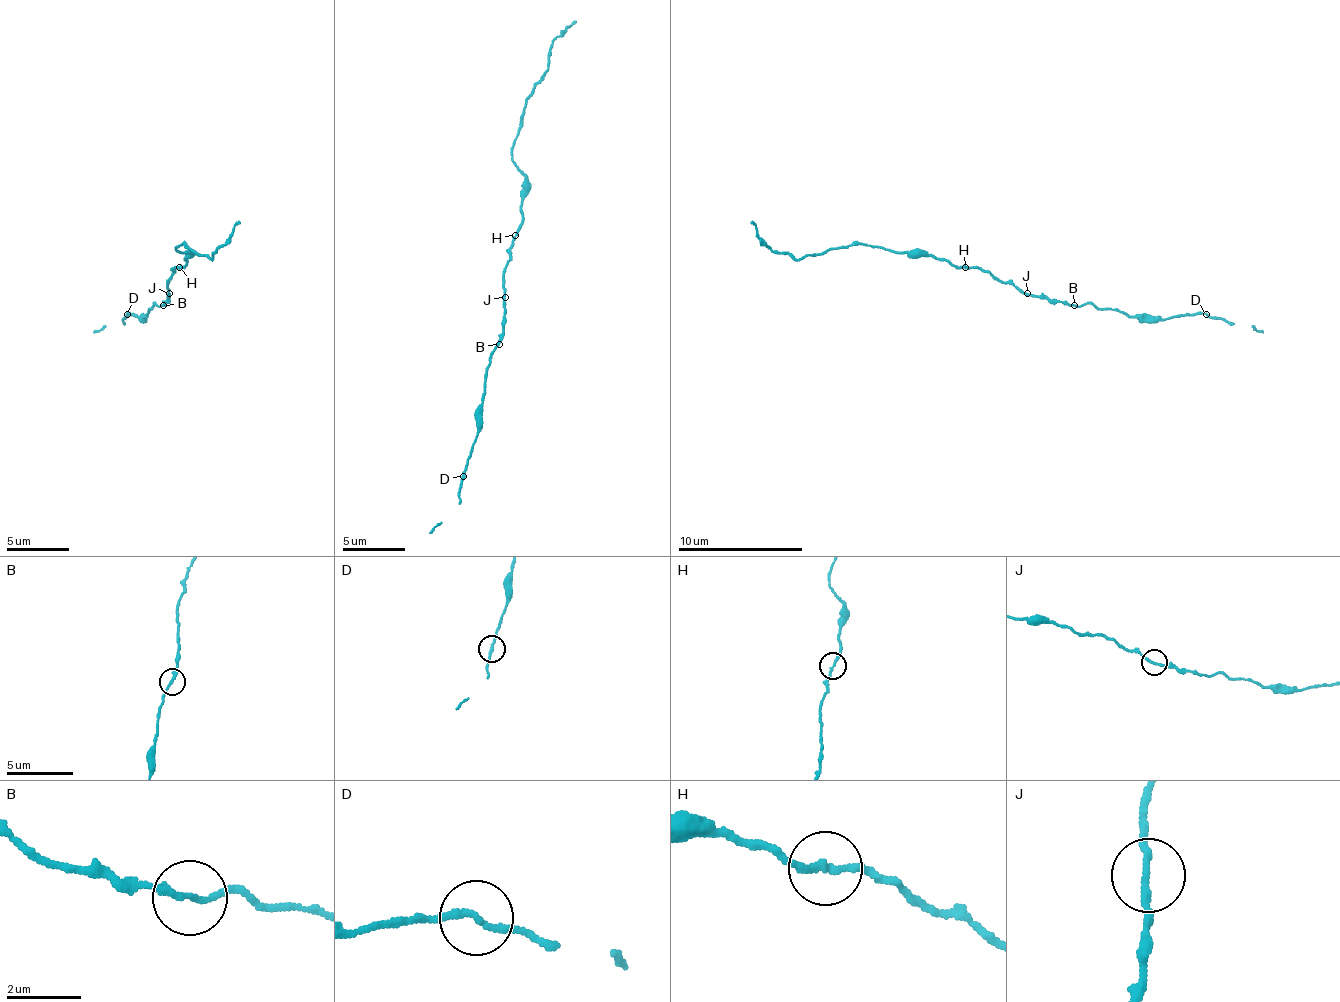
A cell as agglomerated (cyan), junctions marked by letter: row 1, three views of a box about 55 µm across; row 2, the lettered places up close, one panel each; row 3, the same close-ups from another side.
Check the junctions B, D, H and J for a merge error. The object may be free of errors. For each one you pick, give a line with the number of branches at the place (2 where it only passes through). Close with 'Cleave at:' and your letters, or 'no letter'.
Cleave at: no letter

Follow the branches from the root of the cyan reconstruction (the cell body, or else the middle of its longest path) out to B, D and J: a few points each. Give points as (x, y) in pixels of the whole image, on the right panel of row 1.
B: (999, 277), (1027, 293), (1049, 296), (1074, 305)
D: (999, 277), (1027, 293), (1071, 305), (1093, 302), (1099, 309), (1155, 318), (1205, 315)
J: (999, 277), (1027, 293)

